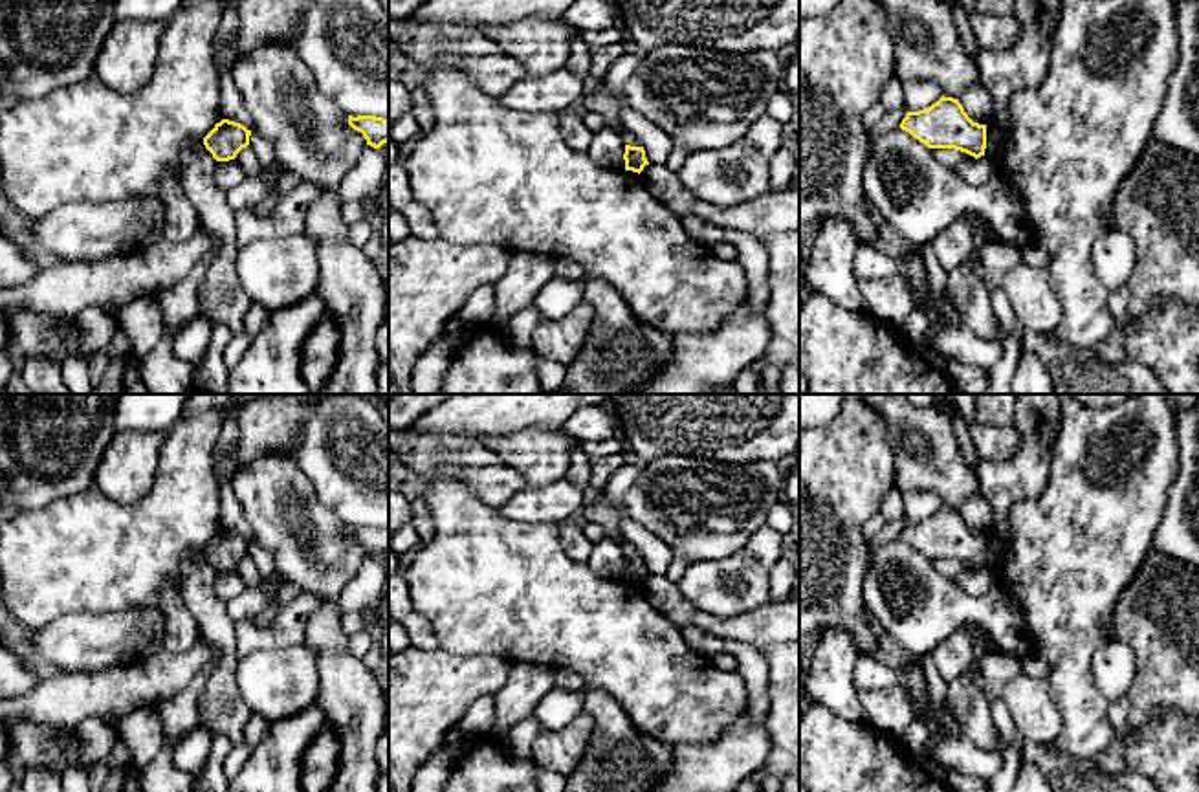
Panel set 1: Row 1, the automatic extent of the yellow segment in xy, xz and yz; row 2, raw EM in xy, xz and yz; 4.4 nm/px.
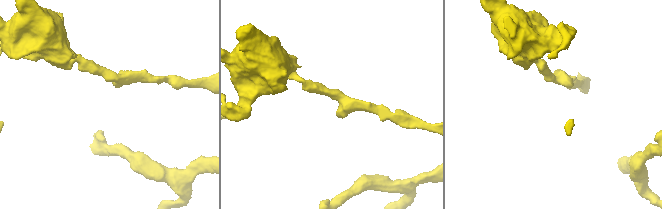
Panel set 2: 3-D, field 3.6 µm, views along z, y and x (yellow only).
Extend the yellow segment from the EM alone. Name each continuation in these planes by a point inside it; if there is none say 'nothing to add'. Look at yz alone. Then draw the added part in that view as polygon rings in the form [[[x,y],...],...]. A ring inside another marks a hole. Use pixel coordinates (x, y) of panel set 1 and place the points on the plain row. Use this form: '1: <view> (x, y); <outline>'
nothing to add

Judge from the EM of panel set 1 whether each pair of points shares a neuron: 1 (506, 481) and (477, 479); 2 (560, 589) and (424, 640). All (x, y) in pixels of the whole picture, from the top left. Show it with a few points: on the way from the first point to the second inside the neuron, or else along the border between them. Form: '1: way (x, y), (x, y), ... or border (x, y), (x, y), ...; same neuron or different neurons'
1: way (499, 481), (484, 479); same neuron
2: border (411, 600), (413, 607), (429, 624), (440, 648); different neurons

